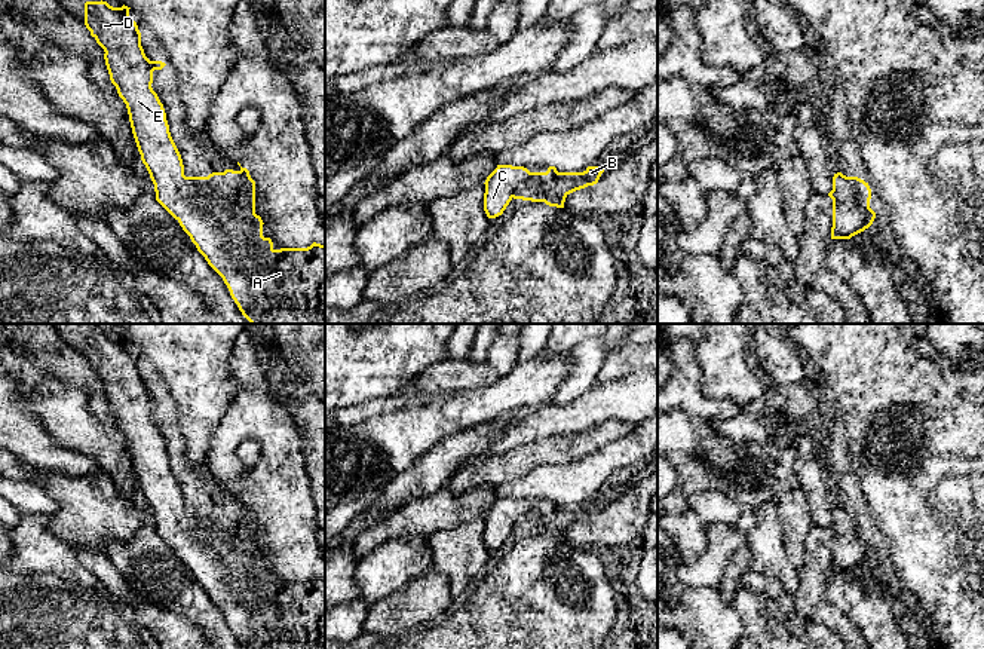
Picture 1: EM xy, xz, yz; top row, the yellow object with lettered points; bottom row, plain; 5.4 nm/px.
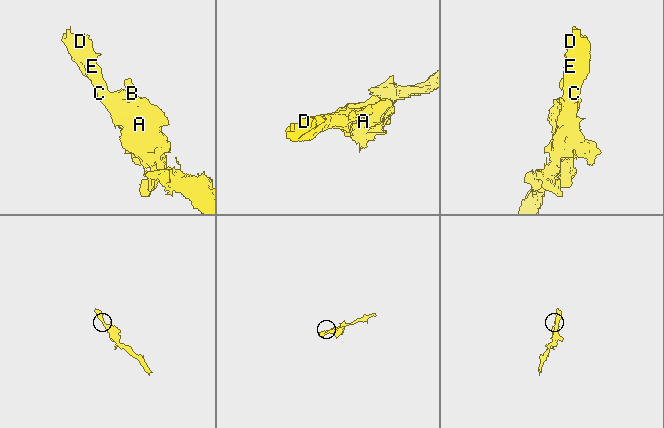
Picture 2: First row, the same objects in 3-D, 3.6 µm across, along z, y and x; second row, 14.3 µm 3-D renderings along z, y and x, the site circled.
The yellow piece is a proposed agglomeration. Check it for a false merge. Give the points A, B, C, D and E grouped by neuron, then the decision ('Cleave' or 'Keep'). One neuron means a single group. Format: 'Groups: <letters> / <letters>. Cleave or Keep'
Groups: A B C D E. Keep

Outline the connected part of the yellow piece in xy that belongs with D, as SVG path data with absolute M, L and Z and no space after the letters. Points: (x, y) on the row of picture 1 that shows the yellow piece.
M107 1L85 3L85 25L104 49L111 83L128 108L132 134L154 184L156 200L180 223L208 264L223 278L232 299L251 324L325 324L325 245L313 242L307 248L275 250L270 238L263 236L263 220L255 214L255 181L249 171L226 169L208 177L186 177L181 154L171 137L163 104L153 91L153 71L166 64L150 61L141 46L141 33L129 18L128 6L113 7Z

